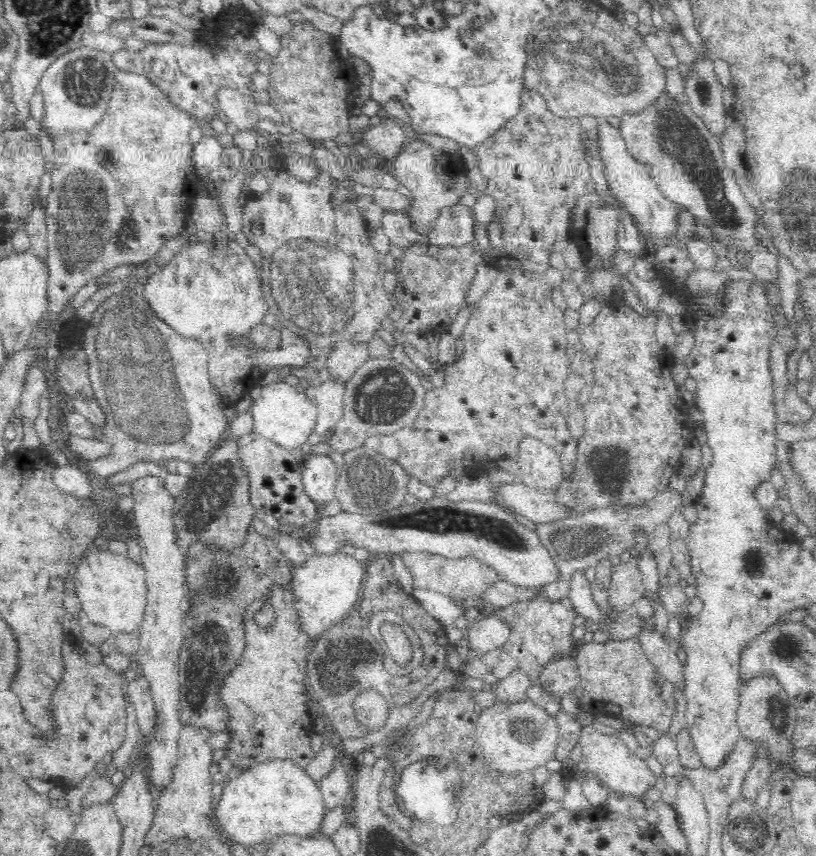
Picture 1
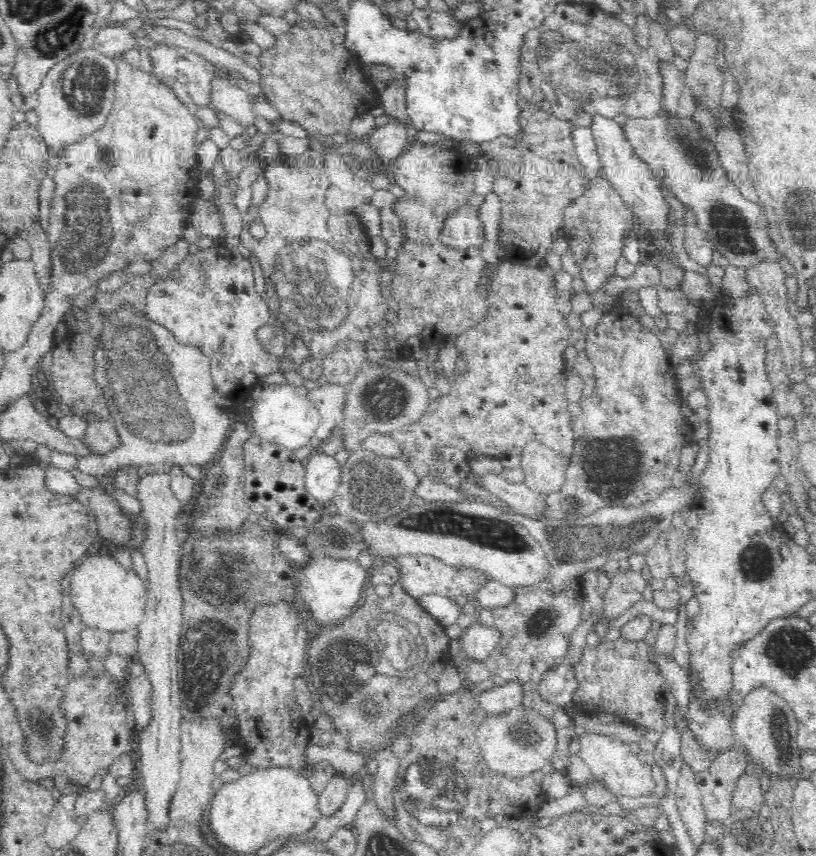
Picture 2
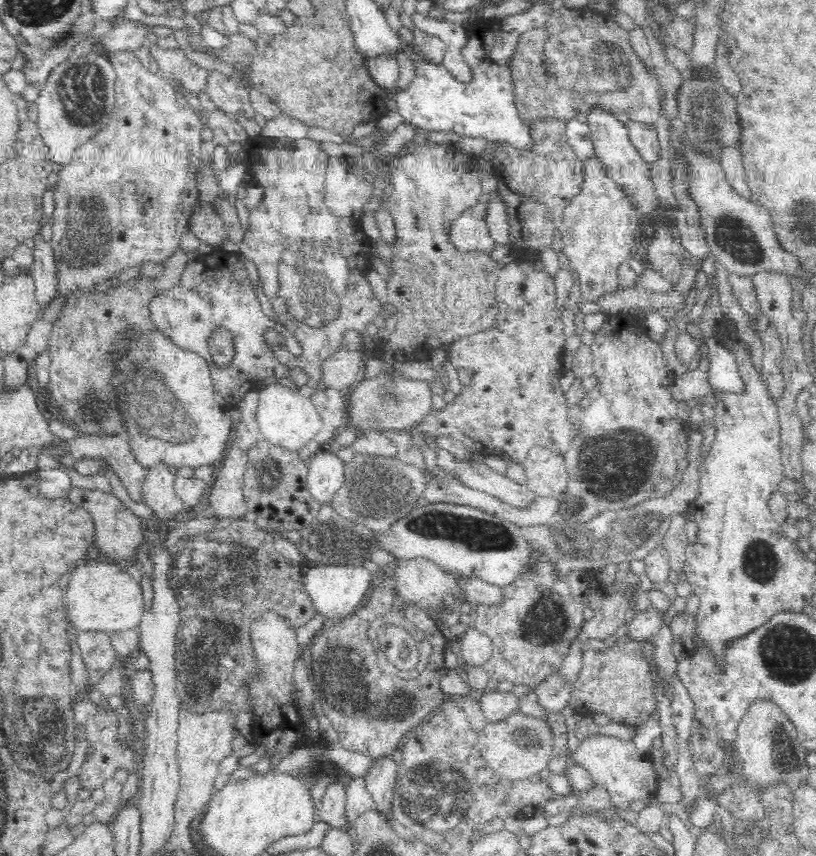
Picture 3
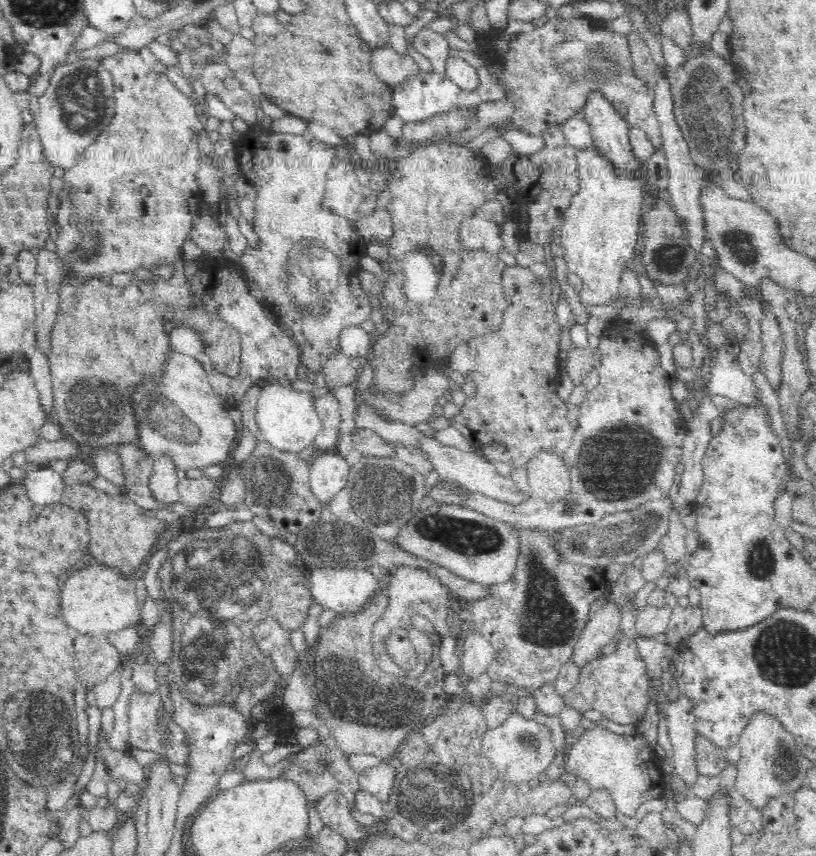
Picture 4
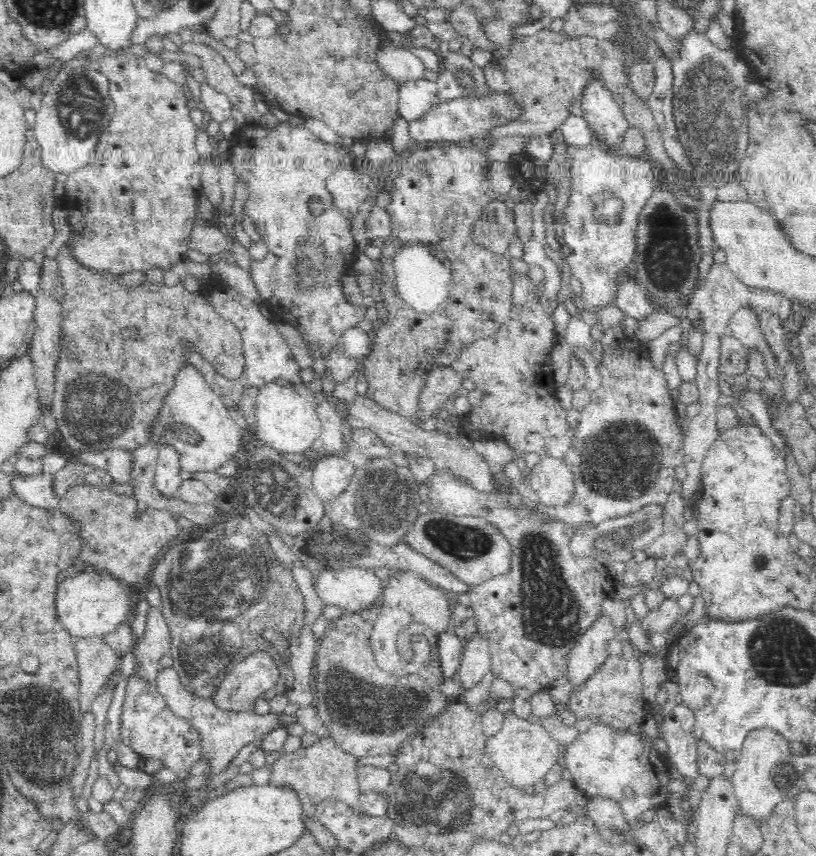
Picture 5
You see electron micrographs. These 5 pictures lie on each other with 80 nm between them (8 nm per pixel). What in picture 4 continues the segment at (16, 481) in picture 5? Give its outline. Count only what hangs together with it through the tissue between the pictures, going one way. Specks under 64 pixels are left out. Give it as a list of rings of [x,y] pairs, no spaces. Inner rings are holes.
[[[45,466],[44,470],[32,472],[30,476],[25,474],[22,483],[26,485],[30,500],[36,504],[56,504],[66,489],[64,475]],[[44,474],[52,474],[52,478],[42,478]]]

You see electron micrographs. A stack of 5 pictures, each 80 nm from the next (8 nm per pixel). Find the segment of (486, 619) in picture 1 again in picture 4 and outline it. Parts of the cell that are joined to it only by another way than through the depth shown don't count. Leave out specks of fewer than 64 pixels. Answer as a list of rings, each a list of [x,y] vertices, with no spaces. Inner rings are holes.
[[[468,636],[468,640],[459,642],[459,648],[461,673],[471,679],[486,672],[495,651],[489,640],[474,640],[474,636]]]

